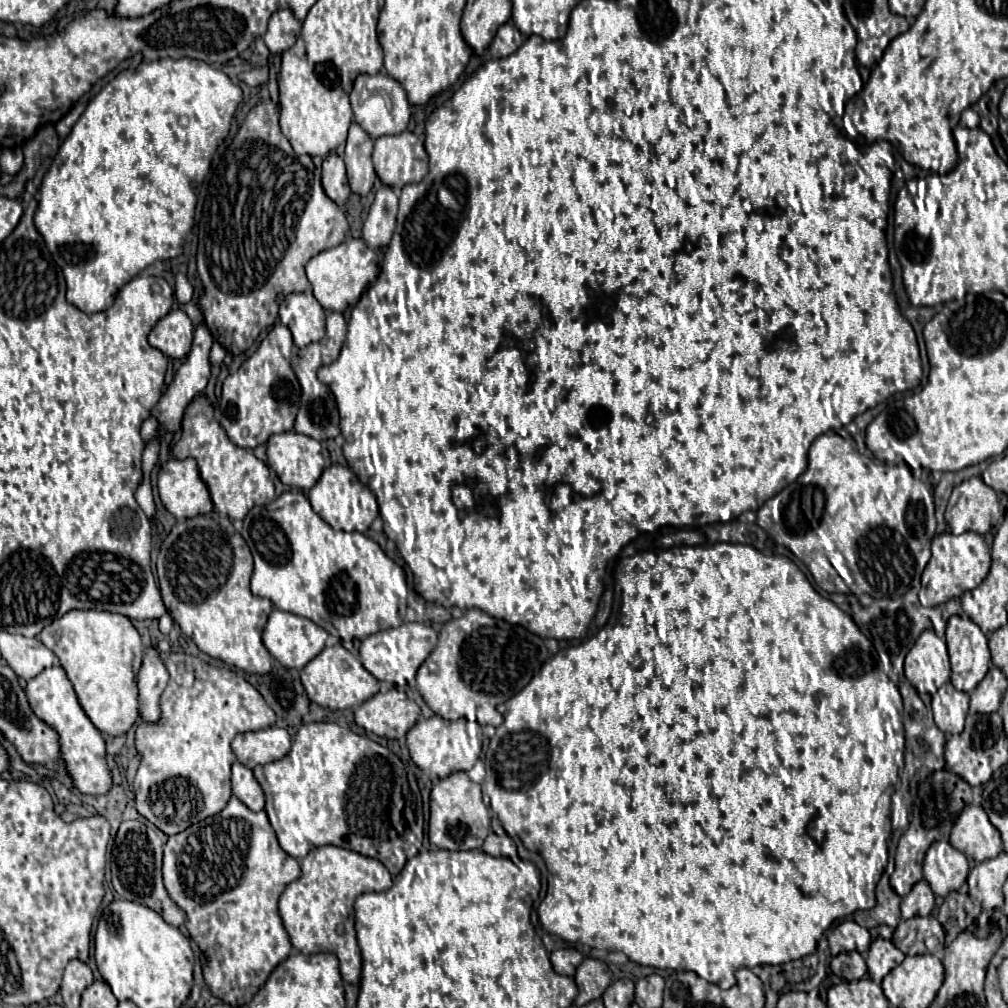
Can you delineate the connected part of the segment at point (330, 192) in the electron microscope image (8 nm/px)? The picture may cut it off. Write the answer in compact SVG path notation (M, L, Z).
M330 153L324 159L324 165L322 165L322 185L324 185L326 195L334 203L338 203L340 207L346 203L346 199L350 195L350 185L348 185L348 179L346 179L344 161L336 153Z

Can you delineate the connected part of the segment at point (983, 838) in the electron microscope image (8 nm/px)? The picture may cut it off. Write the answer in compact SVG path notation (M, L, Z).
M966 805L962 809L952 827L950 843L974 861L986 861L1002 851L1000 833L990 823L982 805Z

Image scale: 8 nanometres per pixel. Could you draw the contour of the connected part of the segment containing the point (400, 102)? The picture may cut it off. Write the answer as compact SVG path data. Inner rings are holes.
M376 73L376 75L360 75L354 81L354 89L350 93L350 103L354 109L354 121L360 123L372 139L378 139L382 135L390 135L390 133L402 133L408 127L410 121L410 103L408 103L408 95L404 91L404 87L392 79L388 73ZM362 91L370 91L368 99L360 101Z

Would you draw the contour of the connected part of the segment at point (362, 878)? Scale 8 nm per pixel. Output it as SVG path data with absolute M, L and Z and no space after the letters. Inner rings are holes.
M334 845L312 849L300 865L302 877L290 883L280 897L280 917L284 929L294 949L300 953L334 953L340 959L342 979L348 983L358 983L362 959L356 943L352 905L362 893L390 889L392 877L380 861Z

